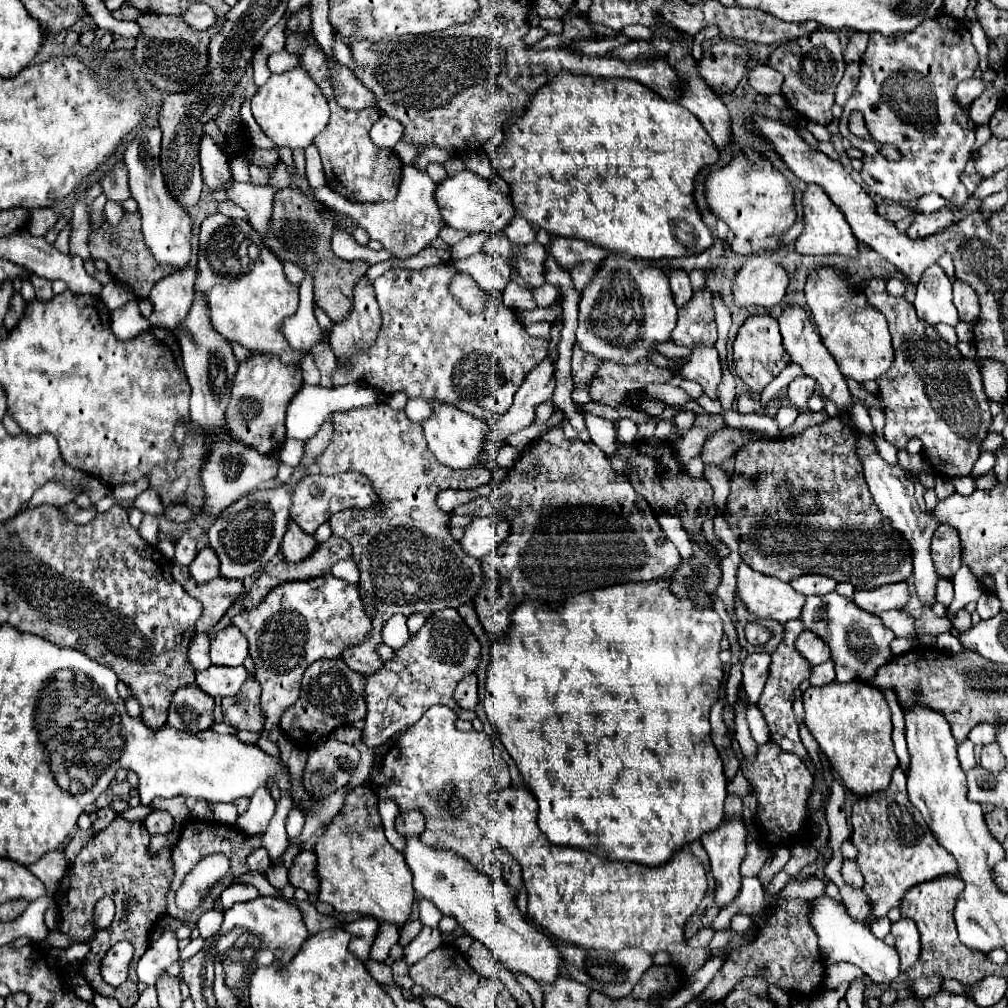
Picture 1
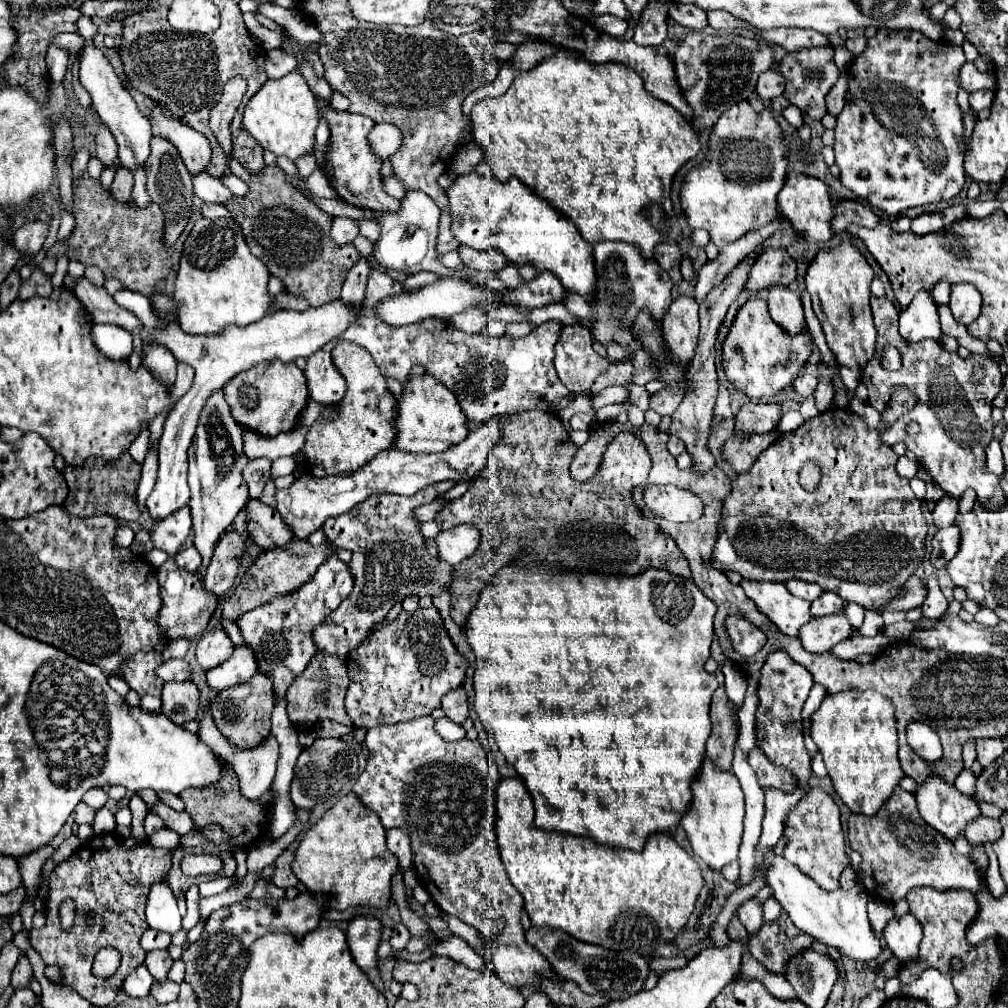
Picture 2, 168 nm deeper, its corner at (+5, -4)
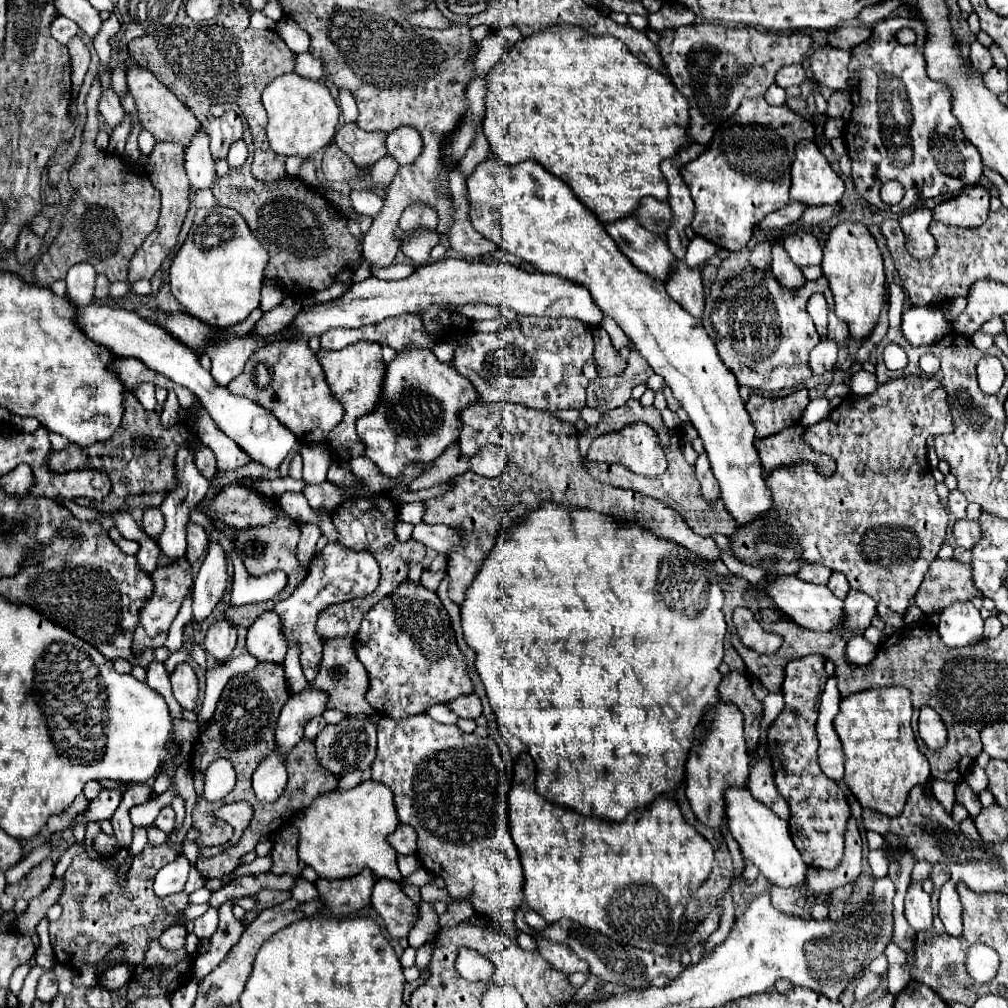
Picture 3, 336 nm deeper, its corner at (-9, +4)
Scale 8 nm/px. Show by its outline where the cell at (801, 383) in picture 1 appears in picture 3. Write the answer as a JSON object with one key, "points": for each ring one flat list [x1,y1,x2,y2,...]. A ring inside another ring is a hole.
{"points":[[822,339,810,353,810,367,814,375,822,375,826,371,834,369,834,363,838,359,838,345,830,339]]}

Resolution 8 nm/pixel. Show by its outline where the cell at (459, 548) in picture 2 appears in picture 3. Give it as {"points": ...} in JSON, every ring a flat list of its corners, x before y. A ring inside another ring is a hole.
{"points":[[418,523,414,527,412,539,434,549,434,551,438,551,438,553,448,553,450,547,454,547,454,543,458,543,458,537,450,527,426,525,426,523]]}

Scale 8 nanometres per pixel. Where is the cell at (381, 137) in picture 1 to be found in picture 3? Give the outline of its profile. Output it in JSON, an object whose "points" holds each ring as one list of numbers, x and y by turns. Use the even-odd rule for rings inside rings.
{"points":[[398,127,386,139,388,155,398,161,398,165,410,165,422,153,422,137,412,127]]}

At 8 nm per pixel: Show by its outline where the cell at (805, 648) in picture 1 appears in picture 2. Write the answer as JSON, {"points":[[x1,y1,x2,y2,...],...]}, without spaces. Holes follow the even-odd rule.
{"points":[[844,613,824,617,824,619,810,619,798,633,802,647,808,653,820,655,828,653,836,643,848,639,854,633,854,627,846,619]]}

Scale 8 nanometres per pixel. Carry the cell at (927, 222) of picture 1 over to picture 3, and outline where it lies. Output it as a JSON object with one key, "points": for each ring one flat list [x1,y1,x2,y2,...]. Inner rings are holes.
{"points":[[976,183,974,187,966,187,966,191,960,191,954,199,942,201,940,205,936,205,934,209,934,221,942,221,942,223,954,223,960,227,980,227,990,211,990,189]]}

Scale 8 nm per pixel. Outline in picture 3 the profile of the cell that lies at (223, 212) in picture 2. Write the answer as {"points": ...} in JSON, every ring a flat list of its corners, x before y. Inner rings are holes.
{"points":[[198,189,194,193,194,205,196,207,214,207,214,197,210,189]]}

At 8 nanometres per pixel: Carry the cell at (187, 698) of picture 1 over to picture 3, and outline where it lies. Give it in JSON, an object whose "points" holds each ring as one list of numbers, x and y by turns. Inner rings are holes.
{"points":[[180,663,176,665,174,673,170,675,170,683,172,683,172,691,176,701,184,707,184,709,194,709,196,707,196,695,198,695,198,679,194,669,188,663]]}

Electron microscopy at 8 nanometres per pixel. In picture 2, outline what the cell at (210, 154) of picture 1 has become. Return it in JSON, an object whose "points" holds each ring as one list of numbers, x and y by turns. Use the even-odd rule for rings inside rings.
{"points":[[158,107,152,109,150,123,152,123,154,135,164,137,178,147,178,151,182,155,182,161,192,175,198,175,198,173,206,171,212,151,210,151,208,139,202,133,194,131,188,125,182,125,178,121,172,121,172,119,164,117]]}

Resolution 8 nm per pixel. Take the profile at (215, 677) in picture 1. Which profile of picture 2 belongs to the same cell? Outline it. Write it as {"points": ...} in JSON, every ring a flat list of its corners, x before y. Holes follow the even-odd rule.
{"points":[[236,647,232,659,228,663,222,663,220,667,206,671,208,687,214,691,224,691,228,687,246,683,256,673,256,659,250,651,250,647]]}

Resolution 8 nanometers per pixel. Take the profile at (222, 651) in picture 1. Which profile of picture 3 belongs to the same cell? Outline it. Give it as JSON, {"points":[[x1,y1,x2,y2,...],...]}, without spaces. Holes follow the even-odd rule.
{"points":[[222,619,222,621,216,621,208,627,206,639,204,639,204,649,212,657,230,659,234,645,236,645,236,627,230,621]]}

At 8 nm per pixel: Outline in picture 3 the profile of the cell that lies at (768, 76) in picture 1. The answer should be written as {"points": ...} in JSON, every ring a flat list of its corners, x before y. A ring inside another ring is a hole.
{"points":[[802,65,782,67,782,71,778,71,778,75,776,75,776,83,784,89,790,85,800,85,804,79,806,79,806,71]]}

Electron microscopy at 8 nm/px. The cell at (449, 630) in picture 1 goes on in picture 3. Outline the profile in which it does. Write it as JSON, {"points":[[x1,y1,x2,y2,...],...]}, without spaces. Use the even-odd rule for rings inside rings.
{"points":[[410,579,400,583,396,591,380,599,380,603,376,603,366,613,366,617,362,619,360,631,354,637,354,651,370,675,370,687,368,687,366,699,380,715,386,715,392,719,404,719,408,715,424,713,428,707,436,703,450,703,456,697,468,695,474,691,466,671,466,659,456,645,446,609,442,607,434,591]]}

